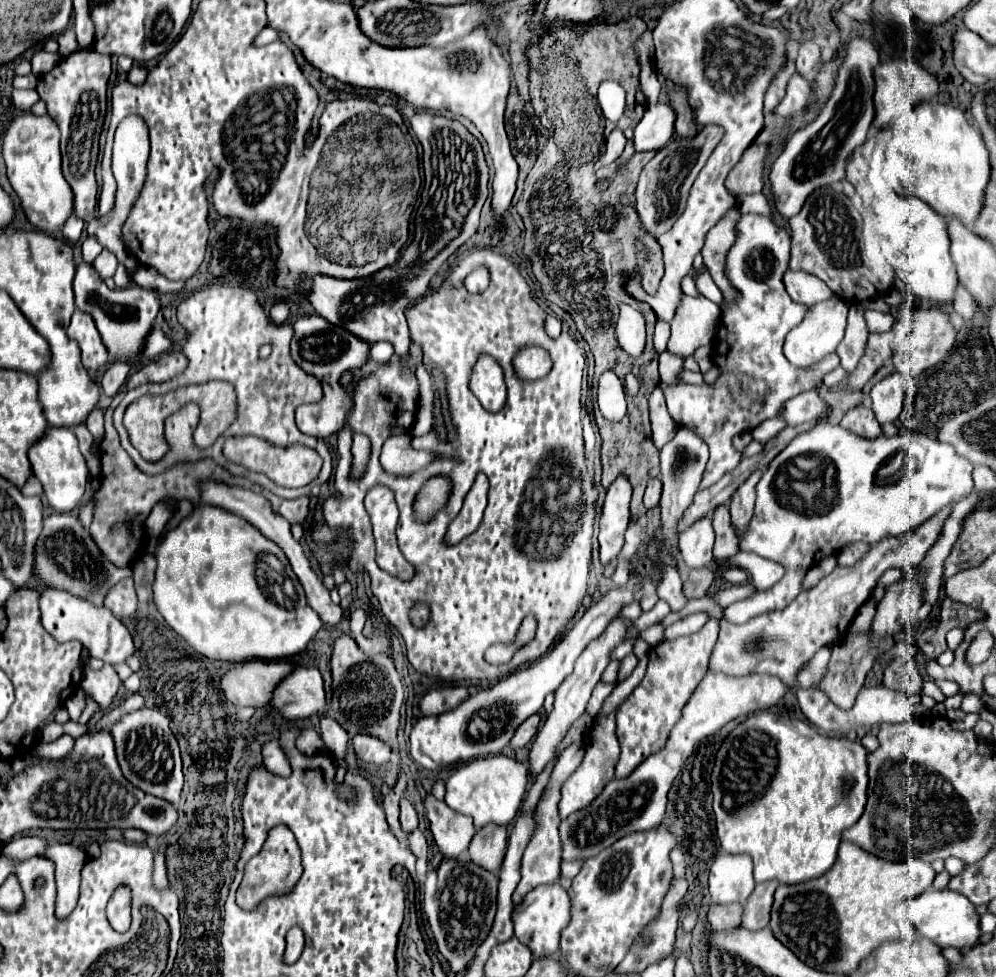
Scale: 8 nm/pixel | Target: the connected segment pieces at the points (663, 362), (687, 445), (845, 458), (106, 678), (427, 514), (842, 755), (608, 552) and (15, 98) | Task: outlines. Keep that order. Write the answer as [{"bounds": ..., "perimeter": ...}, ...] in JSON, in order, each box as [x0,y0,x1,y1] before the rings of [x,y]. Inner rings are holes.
[{"bounds":[658,352,682,384],"perimeter":[[[664,352],[658,360],[658,370],[660,370],[660,378],[662,382],[668,382],[668,384],[674,384],[678,382],[678,372],[682,370],[682,360],[678,356],[672,356],[668,352]]]},{"bounds":[660,428,708,568],"perimeter":[[[680,428],[674,440],[670,440],[662,450],[660,450],[660,480],[664,484],[662,496],[660,496],[660,520],[662,520],[662,542],[668,552],[668,556],[676,562],[678,568],[684,566],[678,550],[678,522],[684,514],[684,510],[692,504],[692,498],[698,490],[698,484],[702,480],[704,466],[708,462],[708,446],[694,434],[688,432],[688,428]]]},{"bounds":[722,422,974,624],"perimeter":[[[824,422],[796,436],[762,474],[756,486],[754,518],[750,522],[750,530],[740,542],[740,550],[754,552],[762,558],[782,564],[786,568],[786,574],[778,584],[774,584],[774,588],[766,592],[756,592],[746,600],[730,604],[724,610],[722,618],[732,624],[744,624],[752,616],[786,608],[800,594],[800,582],[804,578],[804,572],[814,568],[822,558],[832,556],[832,552],[840,552],[852,542],[864,542],[872,546],[884,538],[902,536],[924,524],[942,508],[952,506],[958,500],[970,496],[974,490],[972,468],[974,466],[968,464],[968,460],[960,460],[960,456],[956,456],[956,452],[952,452],[948,444],[940,444],[926,434],[906,432],[892,438],[880,436],[876,440],[864,440],[860,436],[852,436],[852,432],[840,426]],[[798,456],[808,458],[810,468],[802,468],[798,476],[790,476],[786,472],[786,464]]]},{"bounds":[82,664,122,710],"perimeter":[[[104,664],[104,668],[98,670],[98,672],[86,670],[86,672],[84,672],[84,678],[82,678],[82,688],[84,688],[88,694],[92,694],[92,698],[94,698],[104,710],[112,704],[112,698],[116,696],[120,684],[122,684],[122,682],[120,682],[114,666],[110,666],[110,664]]]},{"bounds":[414,476,452,524],"perimeter":[[[432,476],[424,482],[424,486],[418,490],[414,500],[414,516],[422,524],[428,524],[436,518],[438,512],[442,512],[450,500],[452,494],[452,480],[448,476]]]},{"bounds":[712,712,868,884],"perimeter":[[[758,712],[738,724],[722,742],[714,770],[712,794],[716,834],[728,854],[748,854],[754,862],[754,880],[798,884],[822,876],[836,860],[842,830],[856,824],[864,812],[868,788],[866,748],[842,736],[824,736],[798,718]]]},{"bounds":[598,474,632,564],"perimeter":[[[620,474],[606,490],[598,534],[602,564],[614,560],[624,546],[624,532],[630,522],[630,494],[632,486],[624,474]]]},{"bounds":[12,90,40,112],"perimeter":[[[12,90],[12,102],[18,110],[24,110],[24,112],[30,110],[36,98],[40,98],[36,96],[36,90]]]}]

